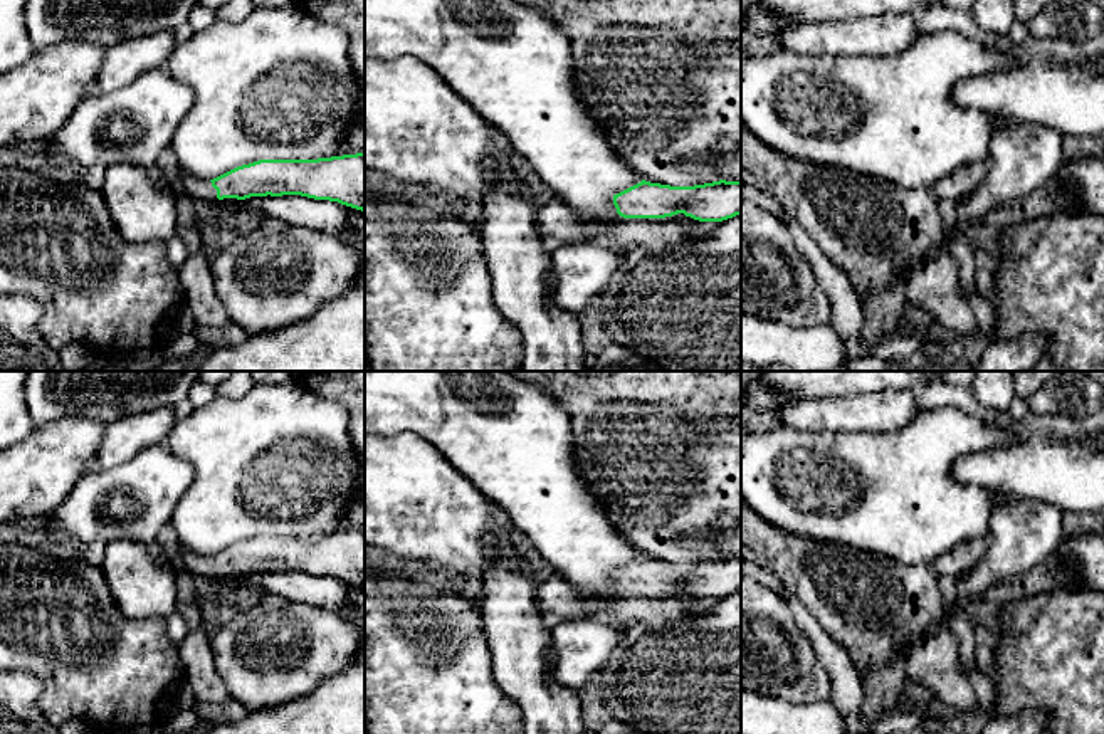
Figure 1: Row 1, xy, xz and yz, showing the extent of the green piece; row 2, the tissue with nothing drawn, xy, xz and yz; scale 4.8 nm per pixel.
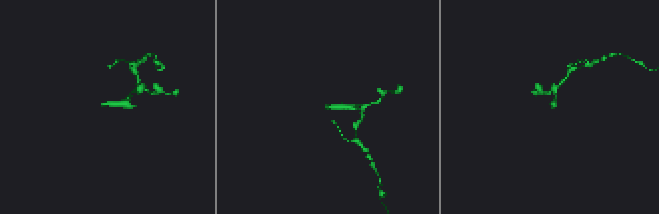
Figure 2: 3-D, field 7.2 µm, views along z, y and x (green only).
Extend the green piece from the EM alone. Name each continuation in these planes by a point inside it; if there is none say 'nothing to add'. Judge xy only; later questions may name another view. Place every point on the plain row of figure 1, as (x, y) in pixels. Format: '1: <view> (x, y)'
1: xy (202, 566)

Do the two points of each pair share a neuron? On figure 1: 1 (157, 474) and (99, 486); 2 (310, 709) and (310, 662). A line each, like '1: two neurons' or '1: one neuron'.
1: one neuron
2: two neurons

